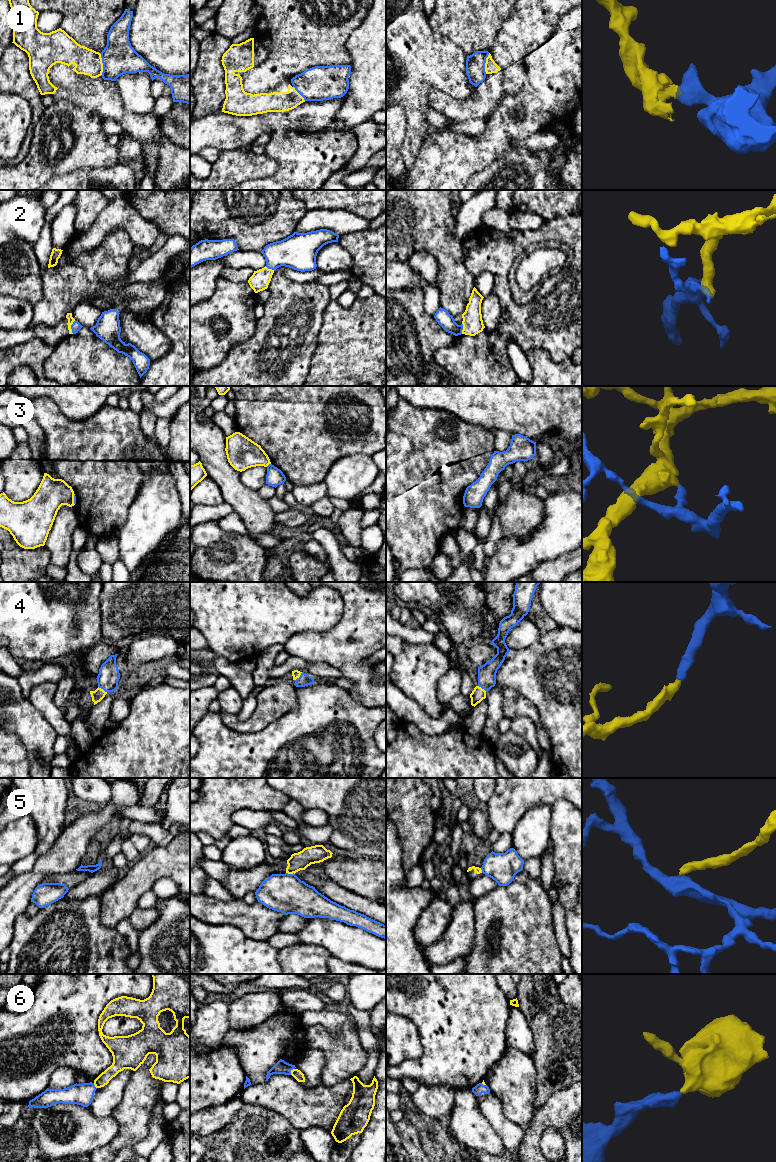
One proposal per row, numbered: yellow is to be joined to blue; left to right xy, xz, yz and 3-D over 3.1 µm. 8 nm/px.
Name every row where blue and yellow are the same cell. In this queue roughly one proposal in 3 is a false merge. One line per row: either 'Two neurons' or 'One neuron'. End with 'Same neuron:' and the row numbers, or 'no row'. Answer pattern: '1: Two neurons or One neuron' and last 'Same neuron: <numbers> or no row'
1: Two neurons
2: One neuron
3: Two neurons
4: One neuron
5: Two neurons
6: Two neurons
Same neuron: 2, 4

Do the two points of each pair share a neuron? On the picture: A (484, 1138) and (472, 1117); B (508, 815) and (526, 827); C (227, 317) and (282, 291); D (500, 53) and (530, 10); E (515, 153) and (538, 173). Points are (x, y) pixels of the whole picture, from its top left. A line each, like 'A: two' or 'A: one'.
A: one
B: two
C: two
D: one
E: one

